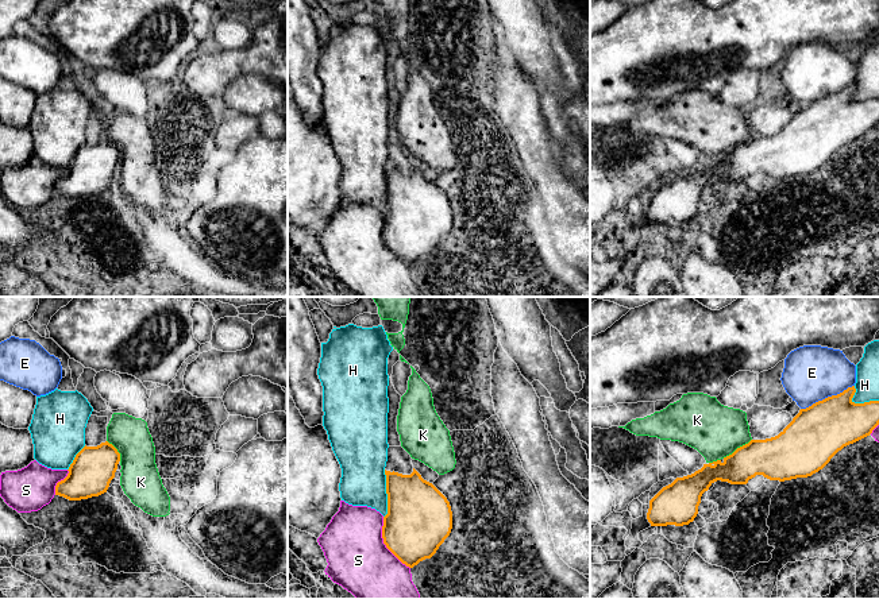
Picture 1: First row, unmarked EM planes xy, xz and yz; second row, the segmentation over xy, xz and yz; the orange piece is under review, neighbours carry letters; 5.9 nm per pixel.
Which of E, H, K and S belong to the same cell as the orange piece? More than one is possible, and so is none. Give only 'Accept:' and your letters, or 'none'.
Accept: none

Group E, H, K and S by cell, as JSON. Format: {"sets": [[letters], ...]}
{"sets": [["E"], ["H"], ["K"], ["S"]]}

